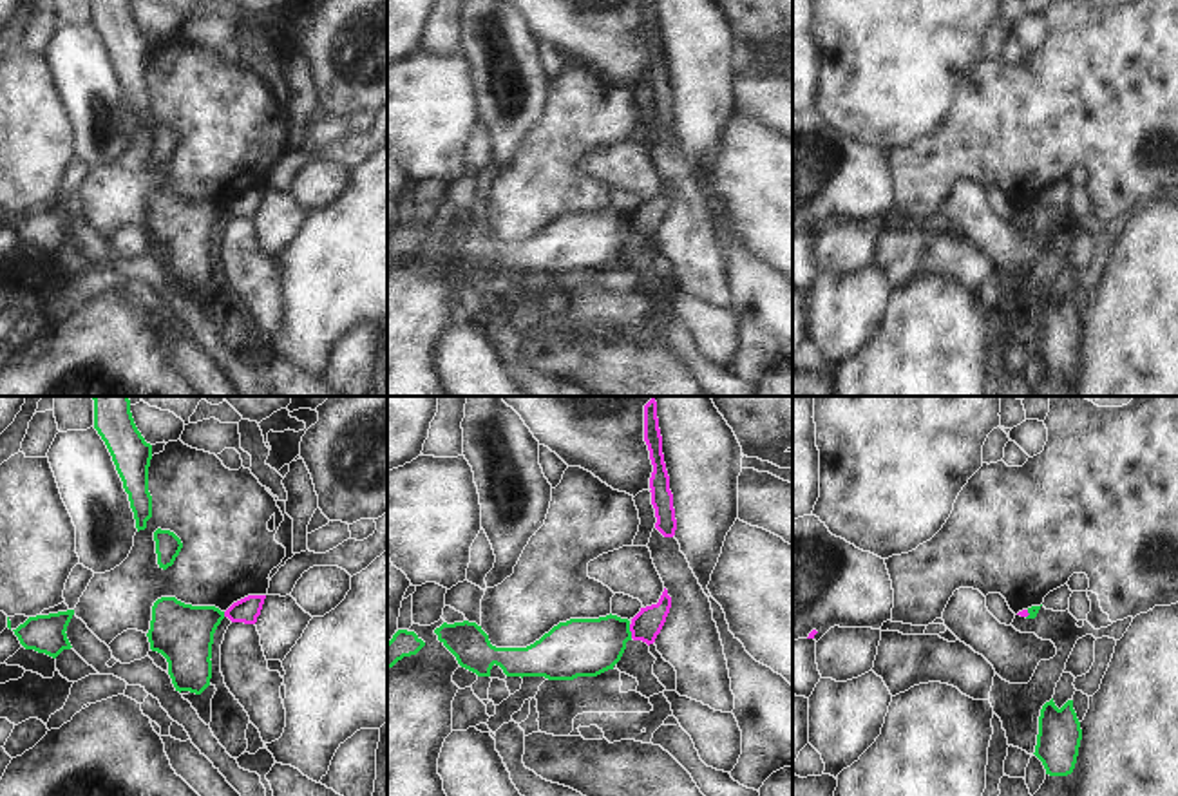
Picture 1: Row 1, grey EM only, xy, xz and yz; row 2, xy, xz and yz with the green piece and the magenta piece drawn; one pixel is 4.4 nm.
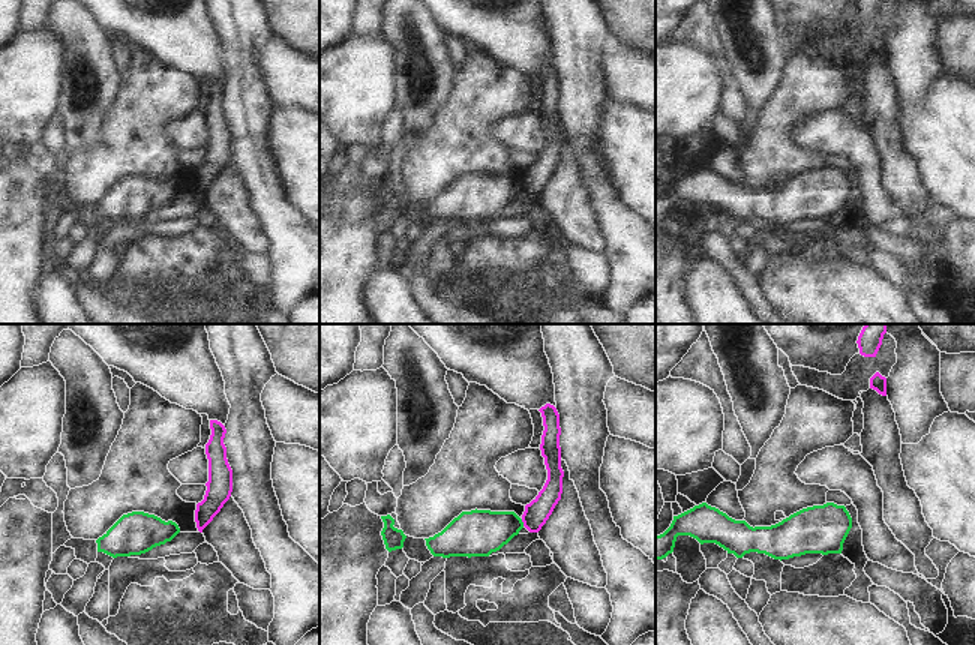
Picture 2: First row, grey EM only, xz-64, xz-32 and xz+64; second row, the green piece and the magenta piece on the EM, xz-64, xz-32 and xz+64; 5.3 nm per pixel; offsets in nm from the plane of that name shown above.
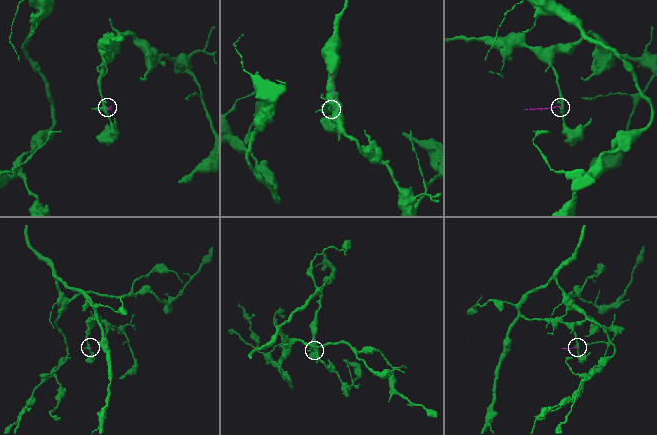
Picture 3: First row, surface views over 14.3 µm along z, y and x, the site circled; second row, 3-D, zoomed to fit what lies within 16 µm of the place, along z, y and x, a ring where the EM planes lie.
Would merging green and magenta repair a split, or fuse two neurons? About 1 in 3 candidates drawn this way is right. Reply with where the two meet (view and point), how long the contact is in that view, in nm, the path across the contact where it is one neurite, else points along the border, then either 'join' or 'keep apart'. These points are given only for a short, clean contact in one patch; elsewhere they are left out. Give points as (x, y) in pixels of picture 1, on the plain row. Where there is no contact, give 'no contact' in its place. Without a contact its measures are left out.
xz (630, 227) | 70 nm | along xz (628, 219), (632, 232) | keep apart

